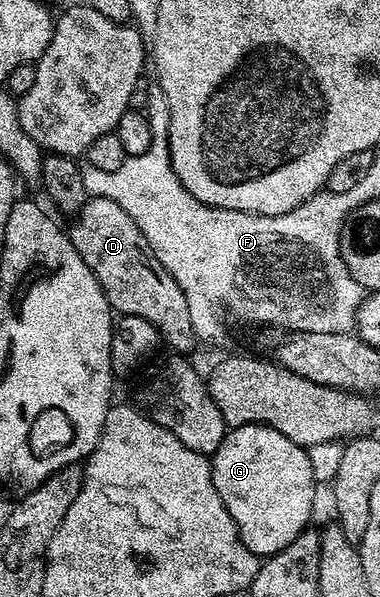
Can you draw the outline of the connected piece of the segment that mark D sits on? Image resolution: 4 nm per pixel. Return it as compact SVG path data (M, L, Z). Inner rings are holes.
M88 198L73 222L75 224L69 227L71 243L77 253L81 253L81 261L89 265L93 277L97 277L112 312L149 321L159 332L160 340L175 350L172 352L187 353L183 351L193 350L197 336L193 321L189 319L185 293L177 281L173 281L169 269L165 269L165 265L153 257L153 249L149 249L145 233L133 225L133 217L129 217L121 205L113 205L113 201Z

